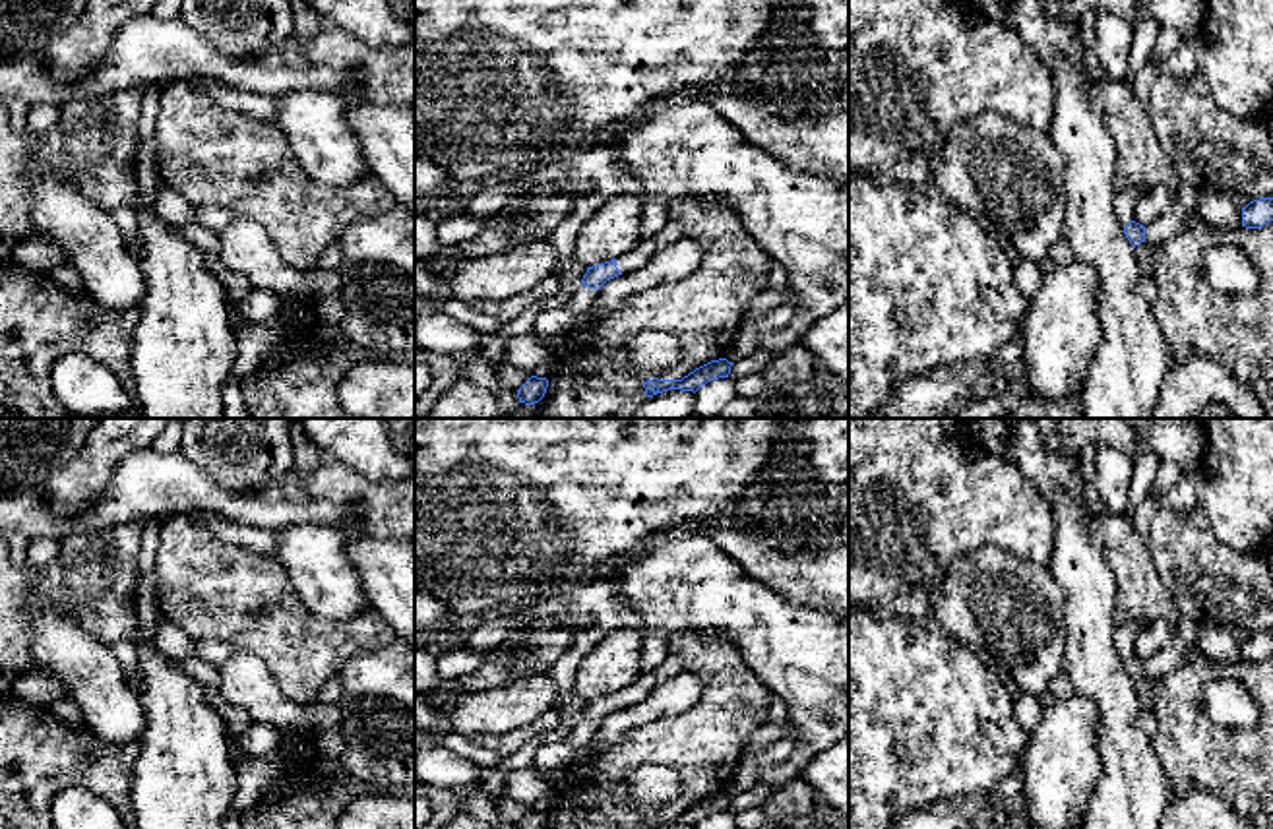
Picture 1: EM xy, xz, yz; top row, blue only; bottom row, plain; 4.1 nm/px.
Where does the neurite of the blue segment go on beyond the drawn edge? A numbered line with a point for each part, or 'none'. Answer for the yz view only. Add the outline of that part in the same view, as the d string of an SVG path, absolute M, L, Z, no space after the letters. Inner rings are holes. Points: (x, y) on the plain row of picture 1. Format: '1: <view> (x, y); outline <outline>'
none

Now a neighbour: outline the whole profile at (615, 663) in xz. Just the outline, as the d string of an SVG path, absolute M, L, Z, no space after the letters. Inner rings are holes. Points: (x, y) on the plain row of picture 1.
M632 628L608 631L585 653L574 674L574 693L593 701L618 693L641 676L643 635Z

